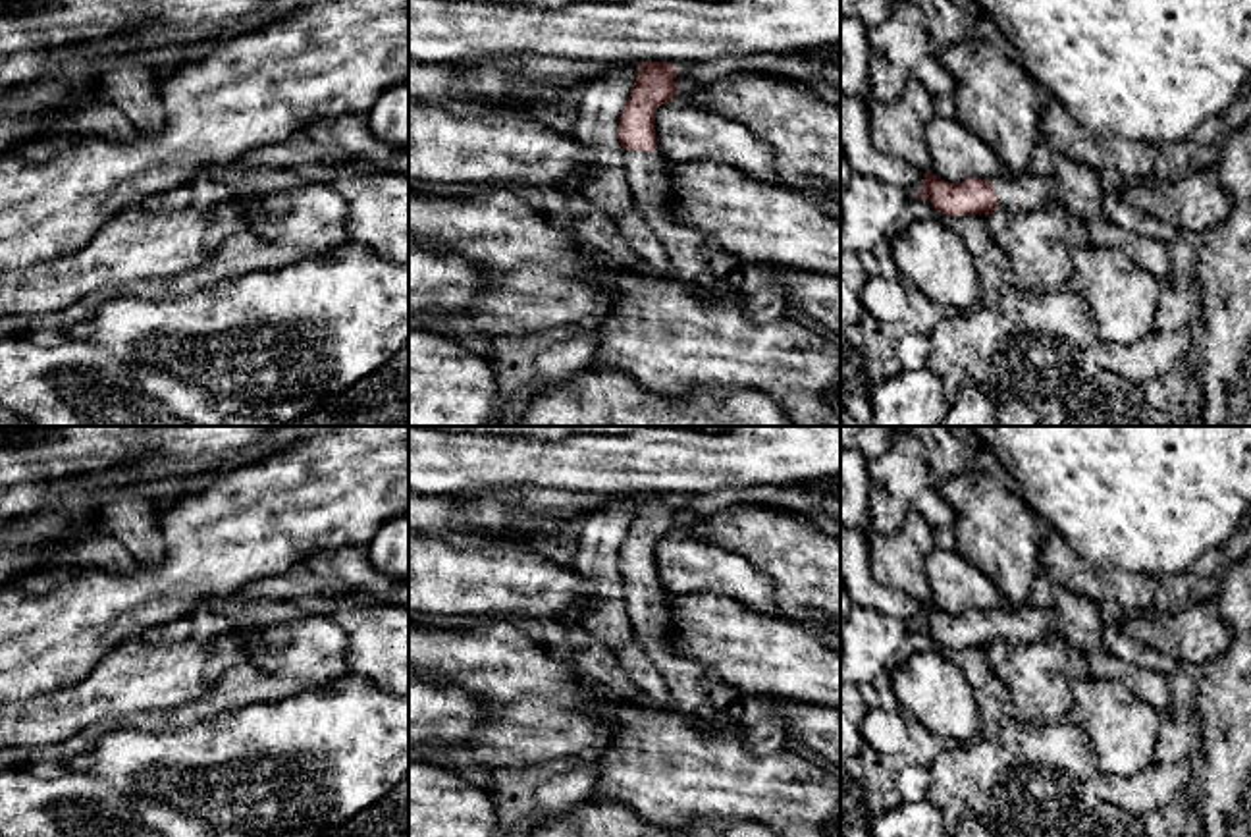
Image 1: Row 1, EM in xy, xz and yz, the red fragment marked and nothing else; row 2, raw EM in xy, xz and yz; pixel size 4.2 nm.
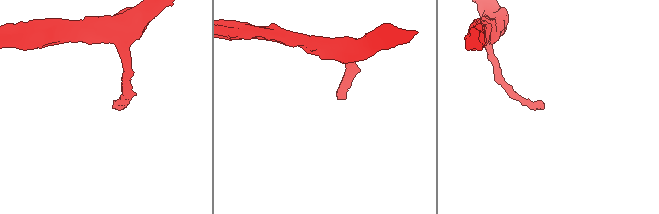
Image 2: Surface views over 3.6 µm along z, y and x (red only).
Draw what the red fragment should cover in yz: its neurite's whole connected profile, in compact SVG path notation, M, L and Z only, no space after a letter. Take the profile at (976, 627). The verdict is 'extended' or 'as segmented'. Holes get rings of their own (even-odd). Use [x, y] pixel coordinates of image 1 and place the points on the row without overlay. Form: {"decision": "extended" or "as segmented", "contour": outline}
{"decision": "extended", "contour": "M927 604L921 623L914 627L925 631L933 640L946 648L991 648L997 640L1039 642L1058 633L1058 623L1051 608L1025 604L1022 608L1004 608L993 613L968 609L960 615L948 615Z"}

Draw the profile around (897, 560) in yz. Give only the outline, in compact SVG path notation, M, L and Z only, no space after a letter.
M910 511L902 526L891 534L869 536L869 569L877 584L931 604L925 559L935 550L935 530L918 511Z

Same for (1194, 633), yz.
M1187 602L1170 611L1131 613L1120 629L1195 671L1224 654L1232 642L1232 631L1214 604Z

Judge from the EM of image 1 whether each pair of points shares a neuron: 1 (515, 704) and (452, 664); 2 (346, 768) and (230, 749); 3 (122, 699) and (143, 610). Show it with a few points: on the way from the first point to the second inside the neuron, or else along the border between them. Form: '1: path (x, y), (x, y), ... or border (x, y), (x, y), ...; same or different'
1: path (500, 689), (475, 664), (467, 664); same
2: path (320, 749), (259, 747); same
3: border (118, 645), (85, 675); different

